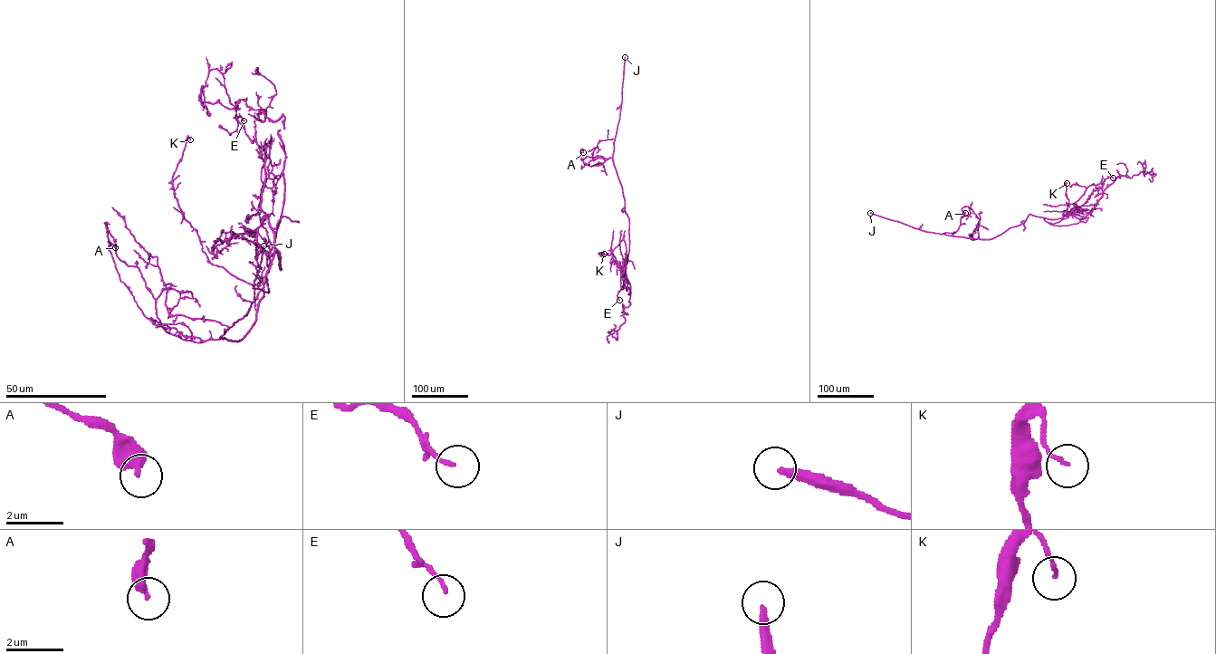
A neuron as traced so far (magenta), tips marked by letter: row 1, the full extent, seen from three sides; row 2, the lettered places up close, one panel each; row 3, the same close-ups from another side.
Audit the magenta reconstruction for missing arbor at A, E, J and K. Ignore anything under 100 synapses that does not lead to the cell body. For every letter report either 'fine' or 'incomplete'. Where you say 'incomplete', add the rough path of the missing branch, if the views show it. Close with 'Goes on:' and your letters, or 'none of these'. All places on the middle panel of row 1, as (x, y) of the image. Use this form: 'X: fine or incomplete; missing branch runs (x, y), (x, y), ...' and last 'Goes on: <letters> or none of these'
A: fine
E: fine
J: incomplete
K: fine
Goes on: J

